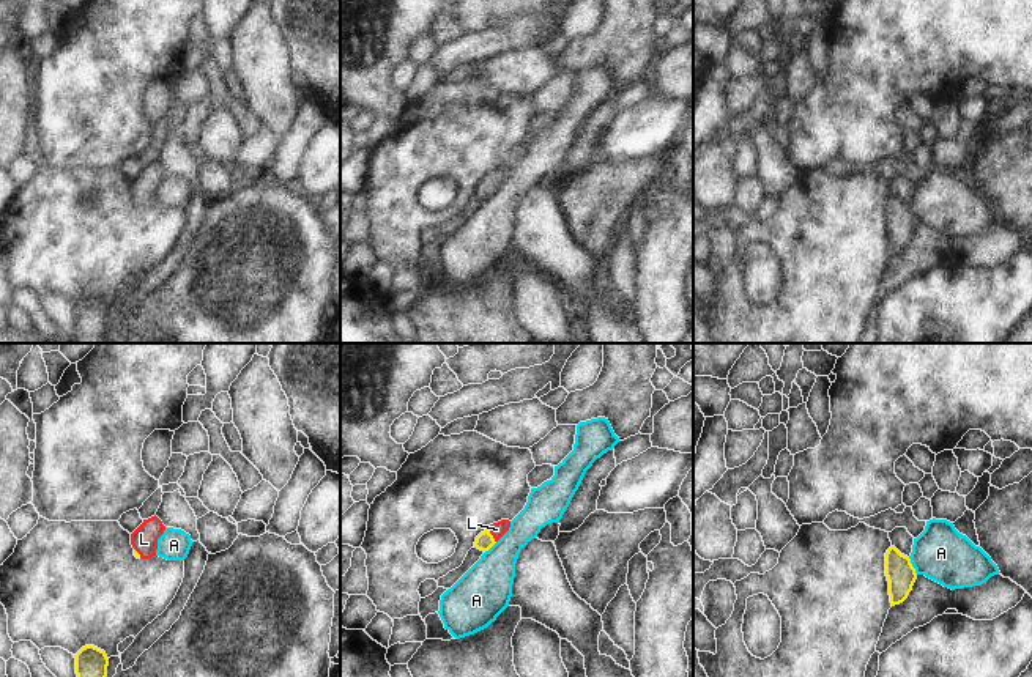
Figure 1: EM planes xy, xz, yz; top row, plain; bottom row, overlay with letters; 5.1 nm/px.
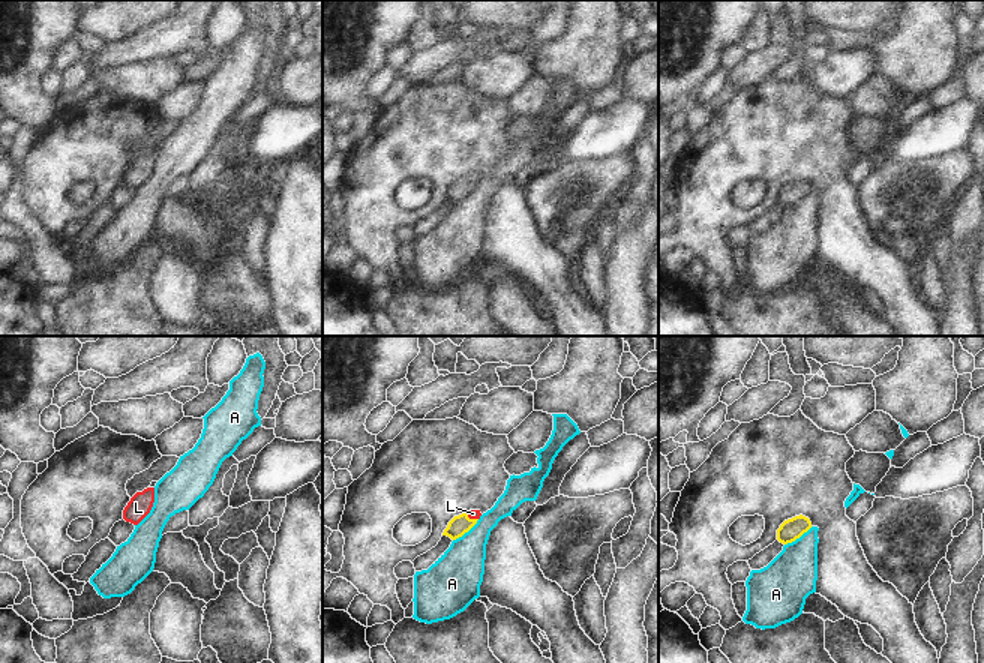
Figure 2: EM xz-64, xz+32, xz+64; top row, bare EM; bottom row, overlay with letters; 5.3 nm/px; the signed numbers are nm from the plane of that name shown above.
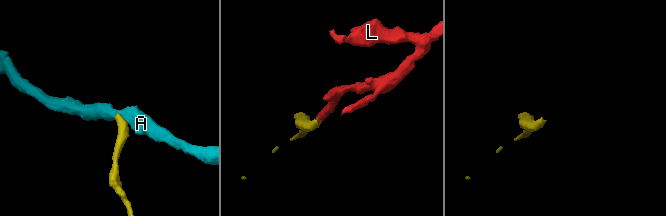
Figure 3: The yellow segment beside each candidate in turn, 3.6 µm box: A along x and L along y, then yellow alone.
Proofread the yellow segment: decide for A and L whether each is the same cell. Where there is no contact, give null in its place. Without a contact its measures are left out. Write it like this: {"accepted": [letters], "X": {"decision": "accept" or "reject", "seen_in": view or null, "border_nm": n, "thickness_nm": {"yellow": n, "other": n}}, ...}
{"accepted": ["L"], "A": {"decision": "reject", "seen_in": "yz", "border_nm": 100, "thickness_nm": {"yellow": 150, "other": 280}}, "L": {"decision": "accept", "seen_in": "xz", "border_nm": 90, "thickness_nm": {"yellow": 90, "other": 80}}}

